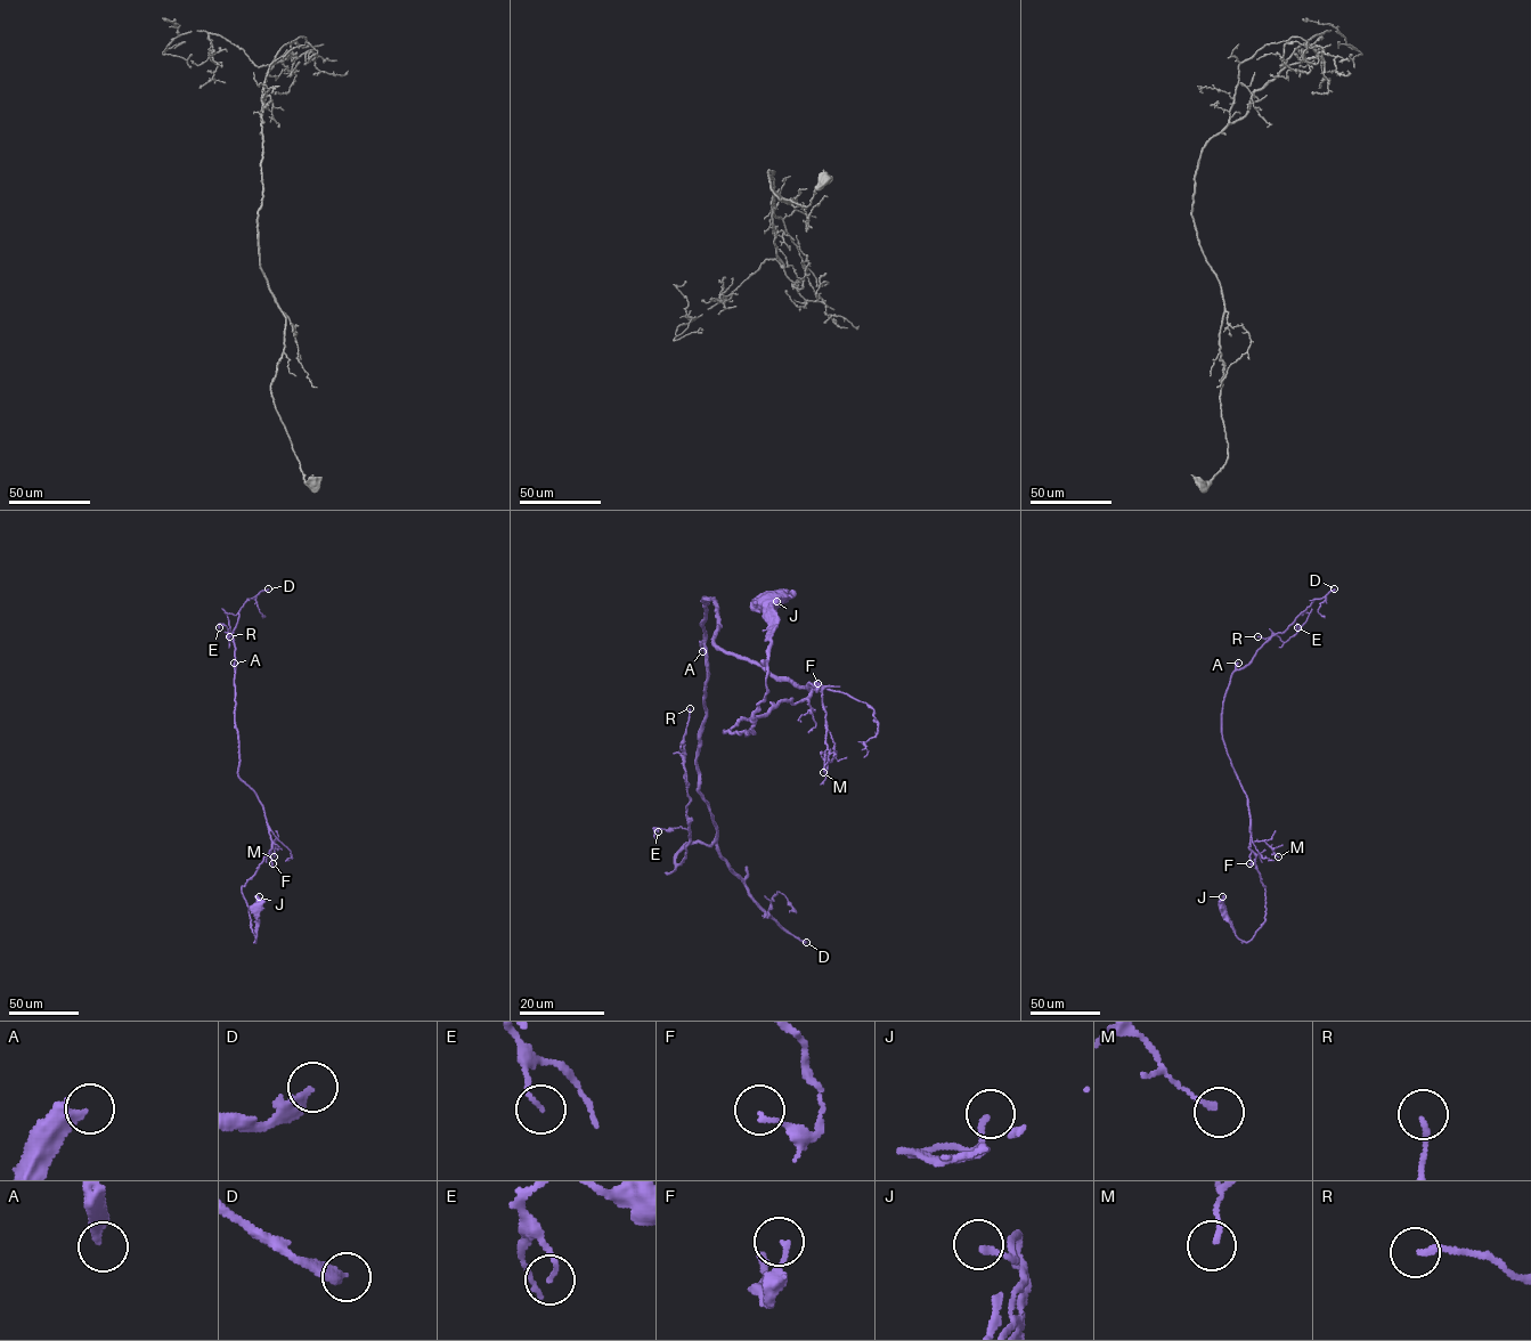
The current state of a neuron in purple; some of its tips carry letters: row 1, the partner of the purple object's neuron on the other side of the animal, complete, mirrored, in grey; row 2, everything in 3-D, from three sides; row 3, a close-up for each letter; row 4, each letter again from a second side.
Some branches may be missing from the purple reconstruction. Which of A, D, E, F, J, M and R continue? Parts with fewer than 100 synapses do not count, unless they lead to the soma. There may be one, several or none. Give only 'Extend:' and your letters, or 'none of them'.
Extend: D

